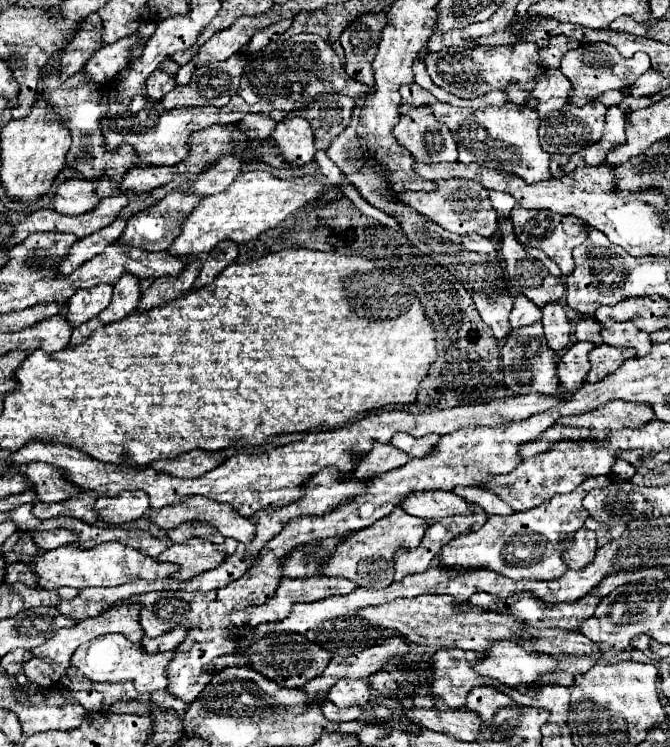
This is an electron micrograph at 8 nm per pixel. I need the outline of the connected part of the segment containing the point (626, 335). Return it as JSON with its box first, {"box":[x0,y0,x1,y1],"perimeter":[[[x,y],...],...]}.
{"box":[602,323,652,355],"perimeter":[[[616,323],[612,327],[602,329],[602,339],[608,345],[614,347],[632,347],[636,349],[636,355],[646,355],[652,349],[652,341],[646,333],[638,331],[632,323]]]}

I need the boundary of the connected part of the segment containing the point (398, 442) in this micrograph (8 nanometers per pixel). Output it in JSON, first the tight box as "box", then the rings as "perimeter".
{"box":[392,433,440,457],"perimeter":[[[396,433],[392,437],[392,445],[402,449],[404,453],[408,453],[410,457],[428,457],[432,455],[432,451],[436,449],[436,443],[438,443],[440,437],[436,435],[426,435],[426,437],[412,437],[408,433]]]}

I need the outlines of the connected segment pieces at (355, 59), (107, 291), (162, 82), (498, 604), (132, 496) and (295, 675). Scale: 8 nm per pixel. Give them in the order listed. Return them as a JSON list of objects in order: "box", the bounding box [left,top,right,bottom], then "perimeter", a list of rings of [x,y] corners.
[{"box":[340,15,386,87],"perimeter":[[[364,15],[358,17],[340,37],[346,55],[346,73],[368,85],[374,87],[374,73],[372,73],[372,57],[376,55],[376,45],[380,41],[380,33],[384,29],[386,15]]]},{"box":[68,285,112,327],"perimeter":[[[96,285],[92,289],[78,289],[70,301],[68,301],[68,323],[72,327],[78,327],[80,323],[86,323],[88,319],[102,313],[102,309],[108,307],[112,297],[112,285]]]},{"box":[146,71,176,101],"perimeter":[[[154,71],[146,81],[146,91],[152,99],[160,101],[168,91],[172,91],[176,87],[176,81],[172,75],[164,73],[164,71]]]},{"box":[466,592,504,611],"perimeter":[[[478,592],[476,595],[472,595],[466,605],[476,605],[476,607],[480,607],[480,609],[494,609],[494,611],[496,611],[496,609],[503,611],[504,608],[500,597],[494,597],[494,595],[488,595],[488,593],[484,592]]]},{"box":[94,491,148,525],"perimeter":[[[140,491],[120,493],[116,497],[98,497],[94,511],[108,525],[122,525],[128,521],[136,521],[148,509],[148,497]]]},{"box":[244,633,330,687],"perimeter":[[[290,633],[268,635],[268,637],[252,643],[244,655],[252,661],[252,665],[250,665],[252,669],[256,669],[258,673],[264,673],[268,679],[272,679],[284,687],[302,687],[310,679],[318,677],[330,661],[330,653],[326,649],[318,647],[316,643],[310,643],[302,635],[290,635]]]}]

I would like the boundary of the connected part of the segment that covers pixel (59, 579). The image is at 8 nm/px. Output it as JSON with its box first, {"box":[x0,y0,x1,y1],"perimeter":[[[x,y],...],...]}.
{"box":[32,541,180,589],"perimeter":[[[116,541],[98,545],[94,549],[80,549],[74,545],[58,547],[54,551],[46,551],[42,557],[32,557],[32,571],[40,575],[40,587],[58,589],[58,587],[114,587],[124,585],[134,579],[164,579],[172,577],[180,567],[172,563],[160,563],[152,557],[144,557],[136,549],[128,549]]]}

